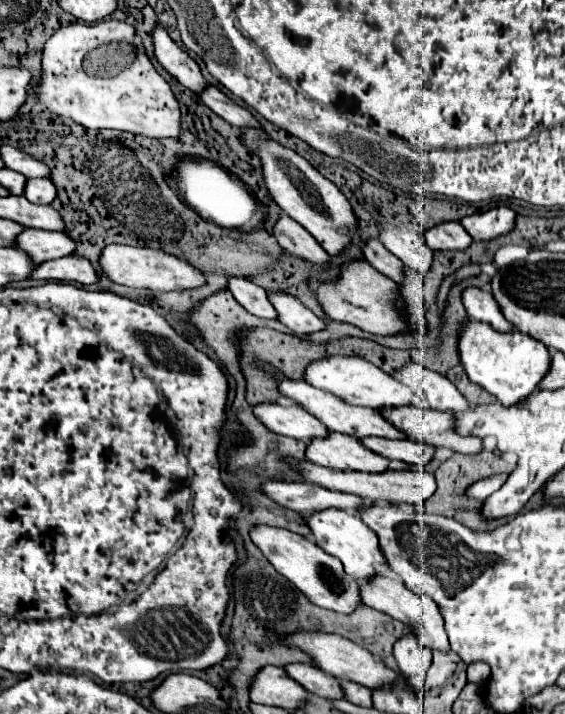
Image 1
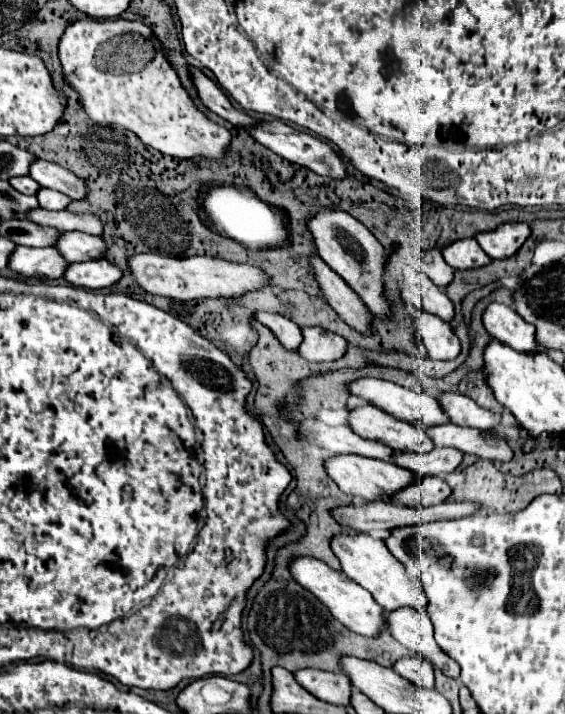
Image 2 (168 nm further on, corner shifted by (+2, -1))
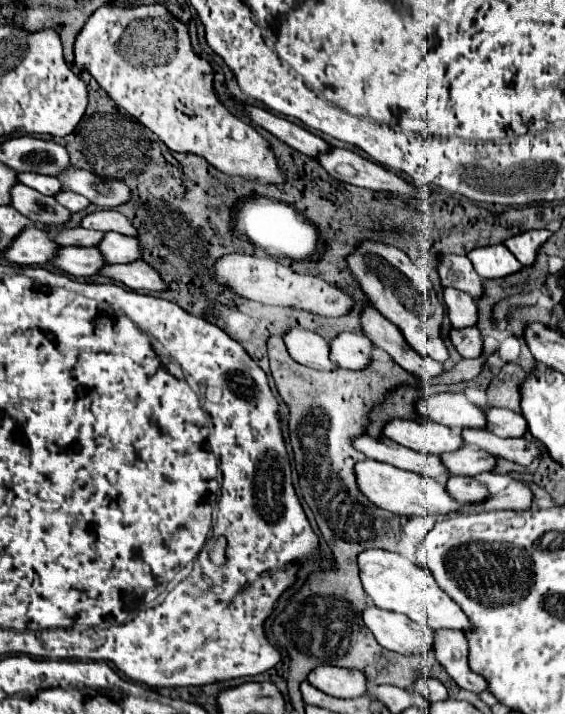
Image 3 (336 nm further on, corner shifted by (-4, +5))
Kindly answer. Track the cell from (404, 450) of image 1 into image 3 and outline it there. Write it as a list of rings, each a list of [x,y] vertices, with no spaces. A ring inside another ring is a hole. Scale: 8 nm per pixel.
[[[462,447],[454,453],[444,453],[440,455],[446,469],[452,473],[452,475],[468,475],[468,477],[474,477],[474,475],[480,475],[480,473],[488,473],[488,471],[494,471],[496,467],[496,457],[482,451],[482,449],[476,449],[476,447]]]

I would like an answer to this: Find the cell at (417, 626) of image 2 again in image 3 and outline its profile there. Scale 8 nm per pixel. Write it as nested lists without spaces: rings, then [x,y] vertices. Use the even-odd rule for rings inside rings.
[[[440,629],[436,631],[436,645],[434,645],[434,655],[438,663],[448,671],[448,675],[462,687],[472,693],[482,693],[488,691],[486,679],[478,677],[474,671],[470,671],[468,665],[468,645],[466,637],[460,631],[448,631]]]

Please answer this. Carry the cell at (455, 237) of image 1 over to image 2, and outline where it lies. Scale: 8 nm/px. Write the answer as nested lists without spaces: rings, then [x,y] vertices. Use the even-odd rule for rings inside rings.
[[[458,239],[440,249],[444,261],[456,269],[472,269],[490,263],[490,257],[480,249],[476,239]]]

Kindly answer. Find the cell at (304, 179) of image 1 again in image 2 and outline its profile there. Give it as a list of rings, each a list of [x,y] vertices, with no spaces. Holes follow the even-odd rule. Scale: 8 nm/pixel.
[[[320,207],[312,217],[308,217],[308,231],[314,237],[318,255],[360,295],[360,299],[374,315],[384,317],[388,311],[388,305],[382,297],[382,289],[384,289],[382,265],[386,253],[384,247],[378,243],[378,239],[350,213],[328,209],[328,207]]]

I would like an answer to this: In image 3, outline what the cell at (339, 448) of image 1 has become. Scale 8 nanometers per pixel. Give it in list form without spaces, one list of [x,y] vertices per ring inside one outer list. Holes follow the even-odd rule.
[[[366,459],[356,463],[356,479],[358,479],[358,487],[360,491],[378,507],[396,513],[400,517],[412,517],[412,515],[420,515],[420,517],[448,517],[448,515],[456,515],[460,513],[460,503],[446,491],[446,487],[434,479],[422,477],[418,473],[412,471],[404,471],[398,469],[394,465],[388,463],[380,463],[374,459]]]

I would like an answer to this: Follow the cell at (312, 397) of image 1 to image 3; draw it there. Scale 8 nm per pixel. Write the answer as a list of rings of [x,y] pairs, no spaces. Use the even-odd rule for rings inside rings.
[[[394,419],[386,425],[384,435],[404,447],[410,447],[422,453],[436,453],[436,455],[458,451],[464,445],[458,433],[434,421]]]

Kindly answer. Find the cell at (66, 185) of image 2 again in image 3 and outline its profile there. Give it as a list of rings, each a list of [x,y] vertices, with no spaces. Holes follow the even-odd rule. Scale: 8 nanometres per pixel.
[[[68,167],[62,175],[58,175],[64,189],[70,189],[74,193],[80,193],[88,197],[94,205],[102,209],[116,209],[130,201],[130,187],[126,187],[122,181],[102,179],[96,173]]]

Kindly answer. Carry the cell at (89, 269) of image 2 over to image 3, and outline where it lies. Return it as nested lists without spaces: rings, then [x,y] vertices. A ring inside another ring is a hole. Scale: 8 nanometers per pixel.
[[[134,261],[130,265],[106,265],[102,269],[102,275],[124,283],[130,289],[136,291],[166,291],[168,283],[164,283],[164,279],[160,277],[160,273],[152,267],[146,265],[144,261]]]

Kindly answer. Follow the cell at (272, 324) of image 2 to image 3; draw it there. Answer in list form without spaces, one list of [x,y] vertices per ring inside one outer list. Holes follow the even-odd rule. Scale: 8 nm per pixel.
[[[292,329],[284,335],[284,343],[288,347],[290,357],[300,365],[322,371],[338,369],[334,361],[330,361],[330,343],[312,331]]]

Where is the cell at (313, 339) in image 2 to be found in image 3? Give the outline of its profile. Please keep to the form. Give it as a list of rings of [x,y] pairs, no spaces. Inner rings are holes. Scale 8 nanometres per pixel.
[[[340,333],[330,341],[330,357],[342,369],[366,369],[372,361],[372,343],[364,333]]]

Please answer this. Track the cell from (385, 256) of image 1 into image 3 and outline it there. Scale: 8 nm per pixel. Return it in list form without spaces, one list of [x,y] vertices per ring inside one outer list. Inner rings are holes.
[[[444,289],[444,301],[448,307],[448,317],[452,321],[452,325],[456,329],[464,329],[464,327],[474,327],[478,321],[478,305],[476,301],[462,291],[456,289]]]

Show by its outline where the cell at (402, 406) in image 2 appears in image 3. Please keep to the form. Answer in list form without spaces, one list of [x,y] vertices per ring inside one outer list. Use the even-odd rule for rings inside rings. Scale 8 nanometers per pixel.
[[[464,393],[432,395],[430,399],[418,403],[418,411],[428,419],[446,427],[484,429],[488,423],[484,411],[478,405],[470,403]]]

